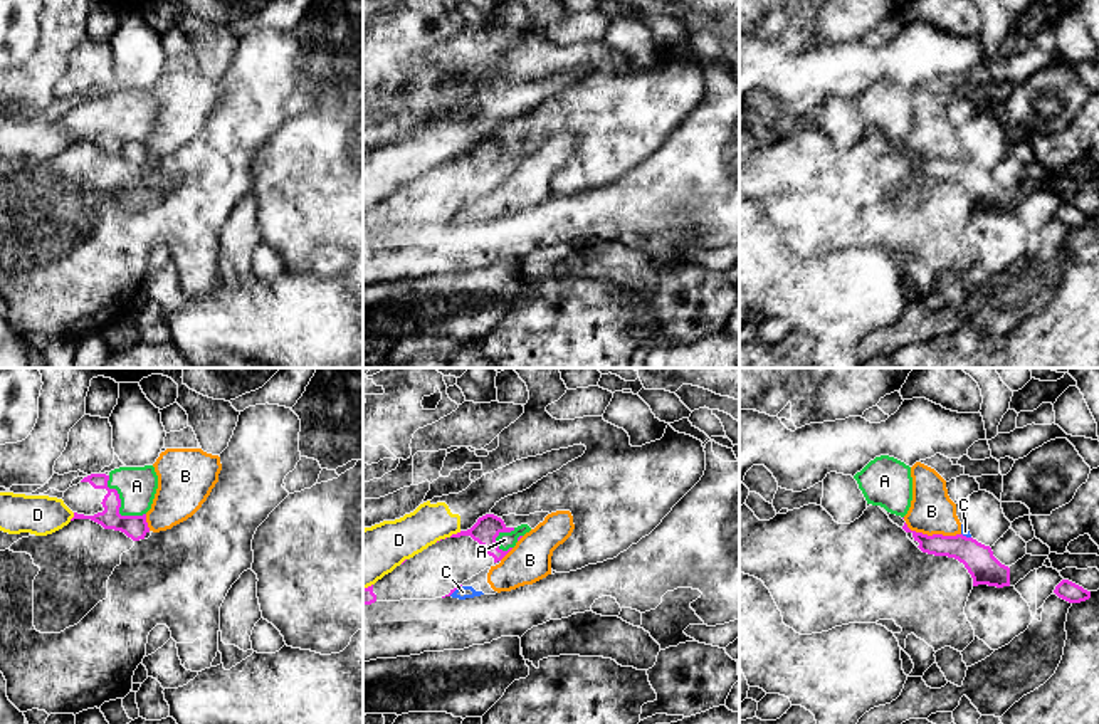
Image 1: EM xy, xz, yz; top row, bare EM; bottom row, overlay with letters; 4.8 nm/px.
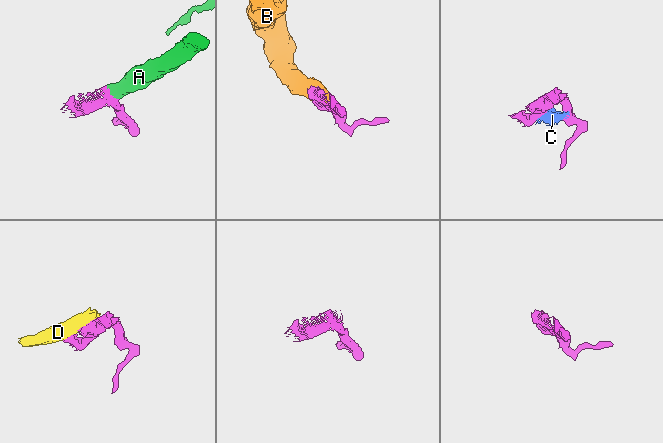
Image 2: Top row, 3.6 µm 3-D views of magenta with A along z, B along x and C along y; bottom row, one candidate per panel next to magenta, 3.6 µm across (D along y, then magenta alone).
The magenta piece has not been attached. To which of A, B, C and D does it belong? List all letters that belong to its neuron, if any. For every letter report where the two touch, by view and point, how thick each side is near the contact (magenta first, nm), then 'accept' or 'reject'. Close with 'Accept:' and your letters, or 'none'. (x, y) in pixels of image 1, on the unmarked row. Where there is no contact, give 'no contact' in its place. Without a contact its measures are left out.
A: xy (120, 130) | 110/190 nm | accept
B: yz (933, 158) | 150/220 nm | reject
C: xz (454, 214) | 20/60 nm | reject
D: xz (454, 158) | 120/200 nm | reject
Accept: A

